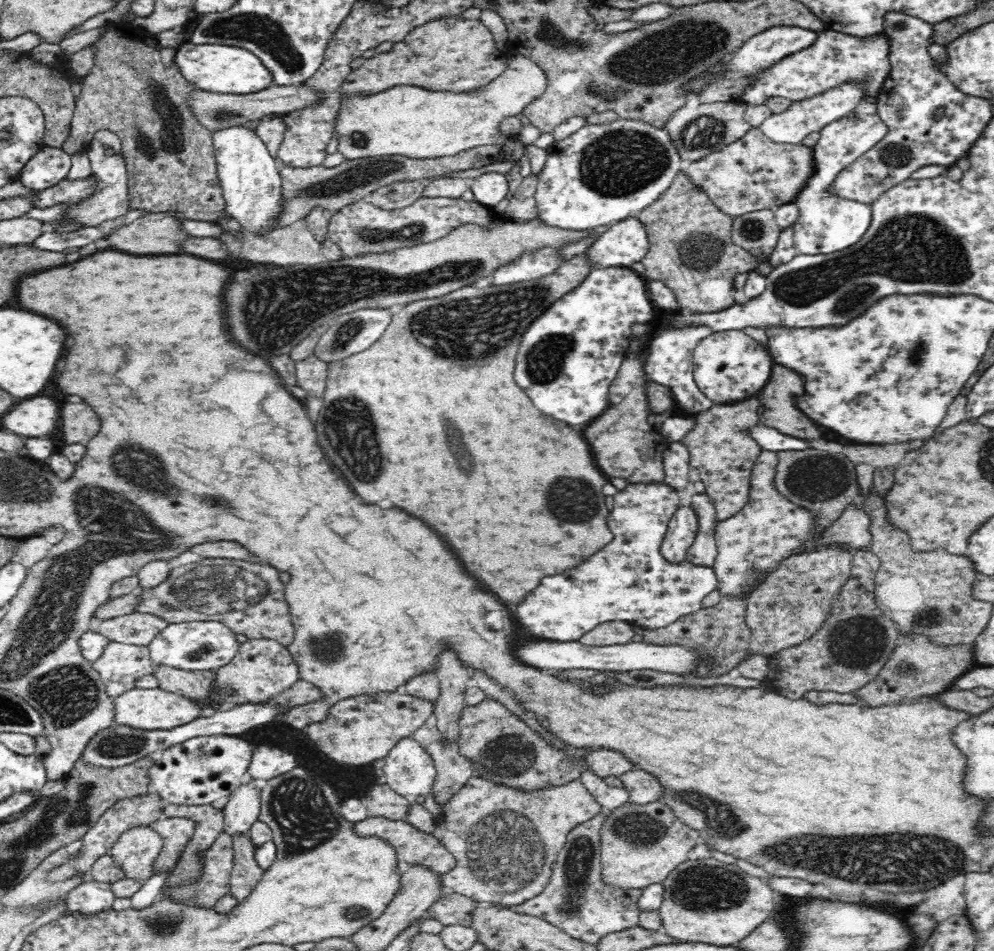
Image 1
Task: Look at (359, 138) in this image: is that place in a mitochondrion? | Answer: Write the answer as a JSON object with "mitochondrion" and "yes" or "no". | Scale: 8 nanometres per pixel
{"mitochondrion":"yes"}

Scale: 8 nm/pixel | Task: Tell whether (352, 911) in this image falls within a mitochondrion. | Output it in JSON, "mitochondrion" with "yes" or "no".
{"mitochondrion":"yes"}

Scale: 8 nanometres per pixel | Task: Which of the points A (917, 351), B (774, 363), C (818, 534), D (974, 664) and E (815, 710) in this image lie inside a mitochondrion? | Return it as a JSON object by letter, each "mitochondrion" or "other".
{"A":"mitochondrion","B":"other","C":"other","D":"other","E":"other"}

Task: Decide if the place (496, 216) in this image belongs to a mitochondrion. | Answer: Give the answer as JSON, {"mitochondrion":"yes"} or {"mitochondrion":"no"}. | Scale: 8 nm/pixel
{"mitochondrion":"no"}

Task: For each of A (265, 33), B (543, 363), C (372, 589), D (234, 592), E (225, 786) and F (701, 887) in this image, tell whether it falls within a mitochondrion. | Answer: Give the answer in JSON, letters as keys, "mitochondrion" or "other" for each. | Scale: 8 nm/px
{"A":"mitochondrion","B":"mitochondrion","C":"other","D":"mitochondrion","E":"other","F":"mitochondrion"}

